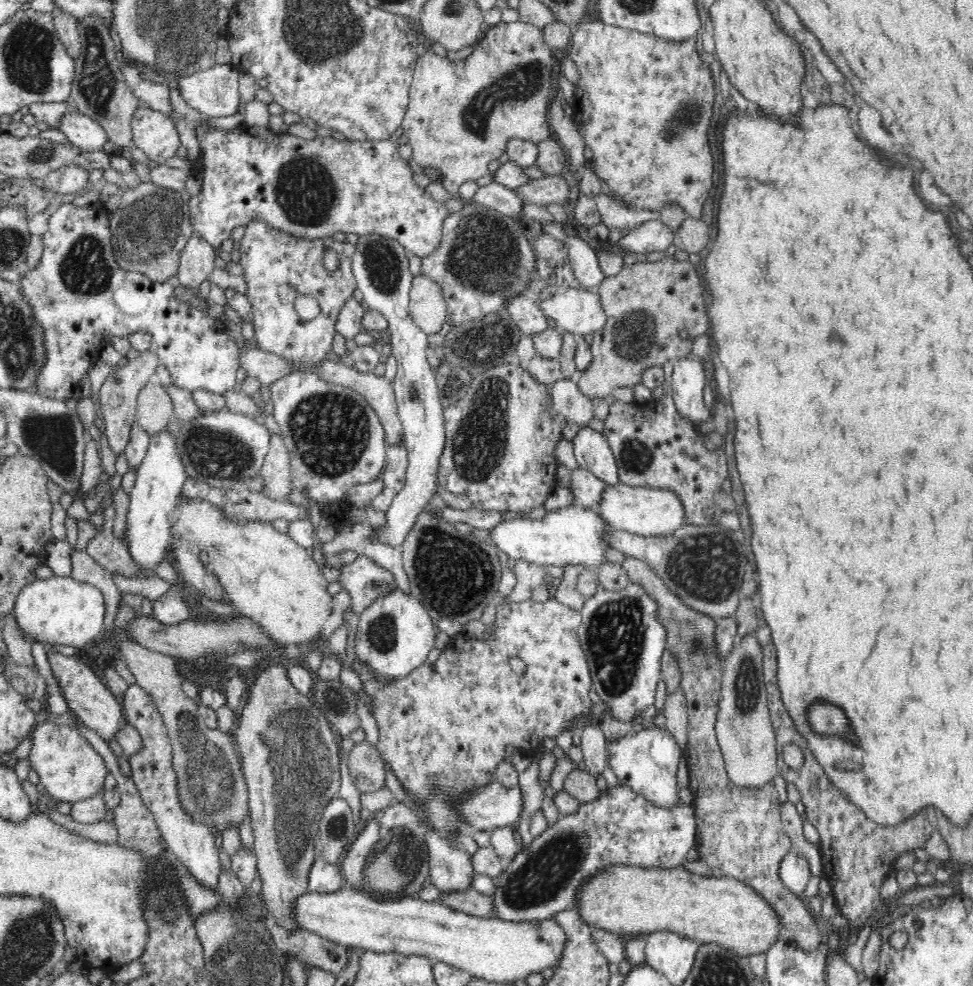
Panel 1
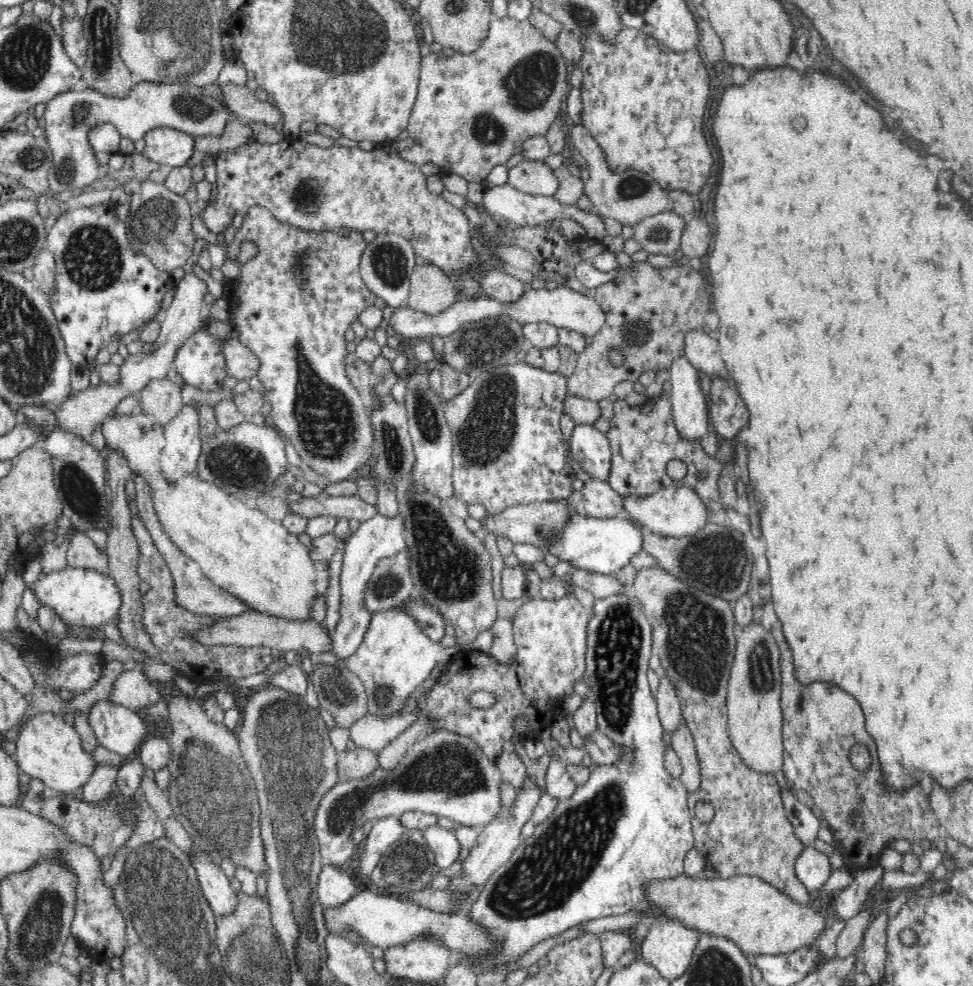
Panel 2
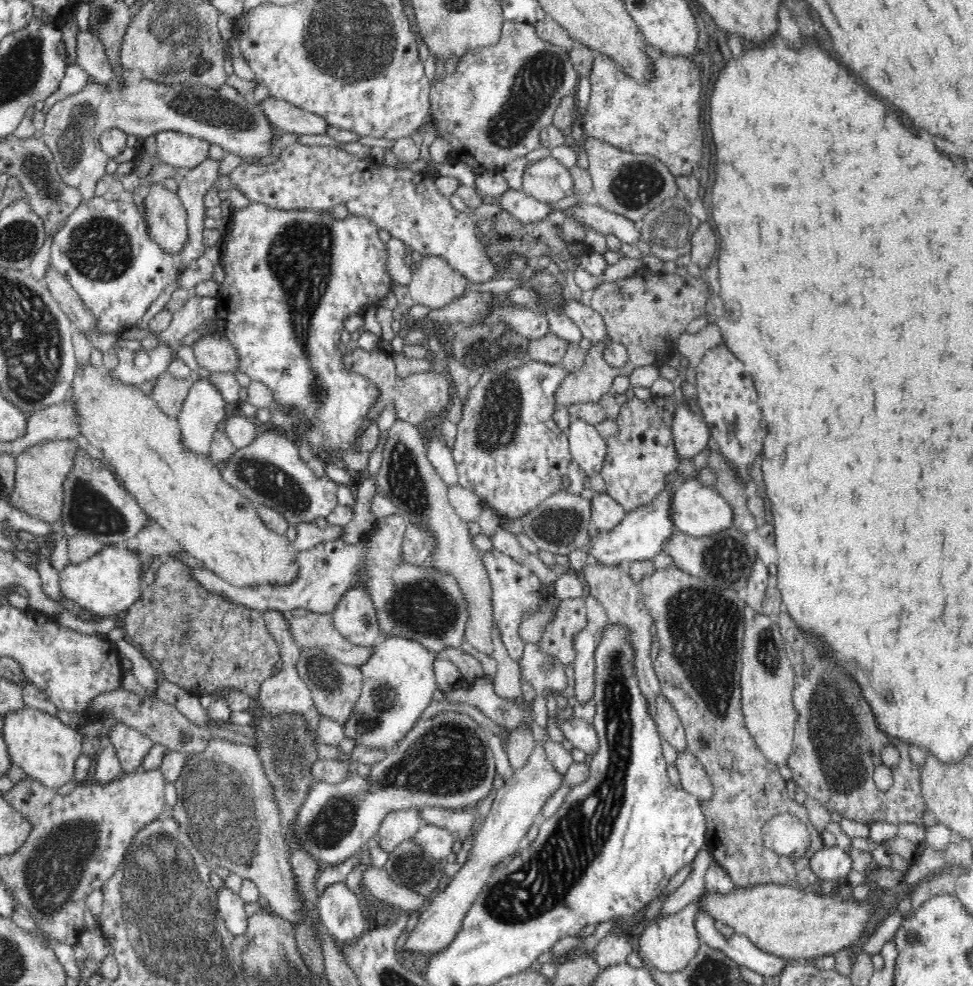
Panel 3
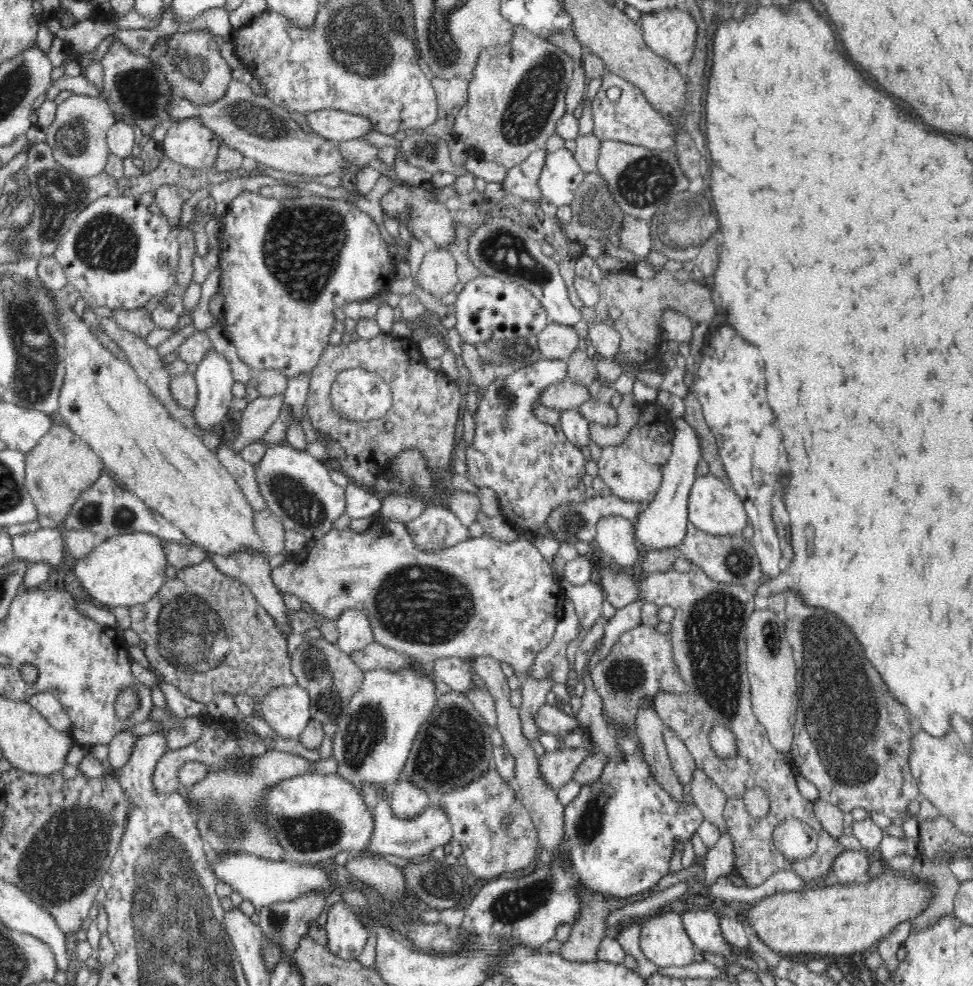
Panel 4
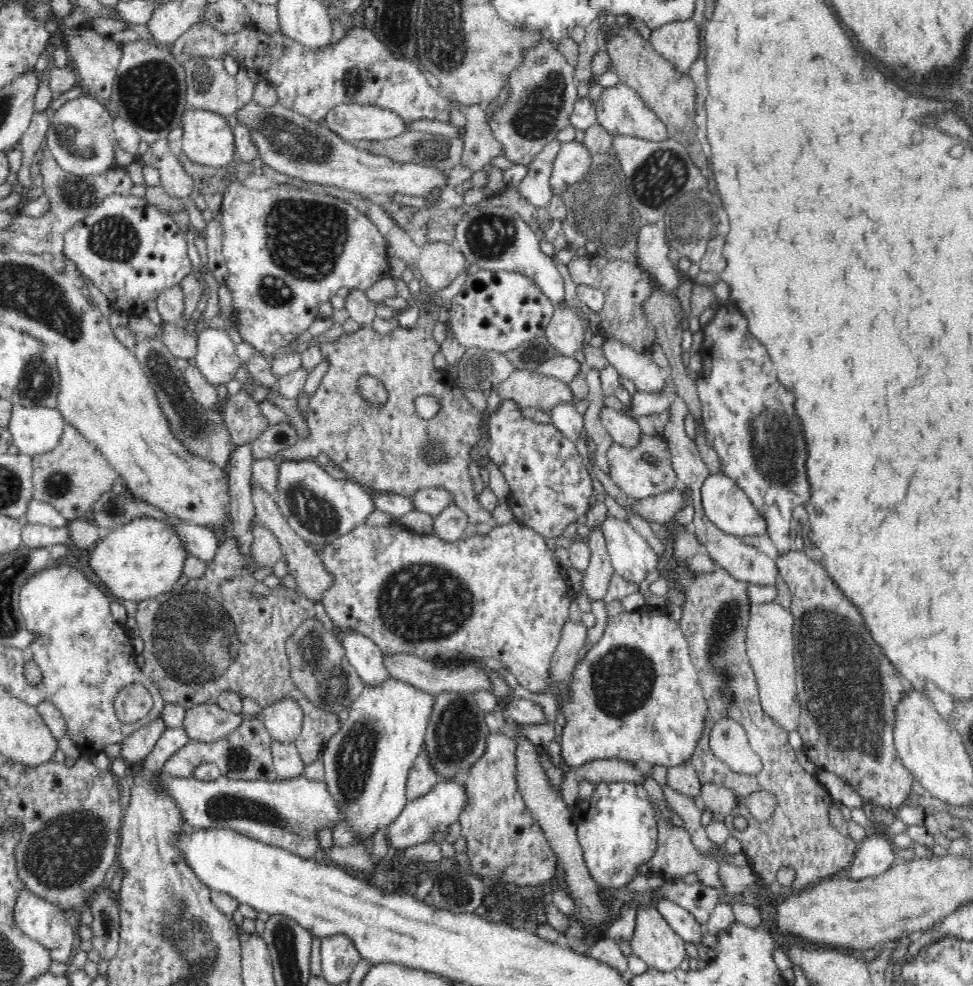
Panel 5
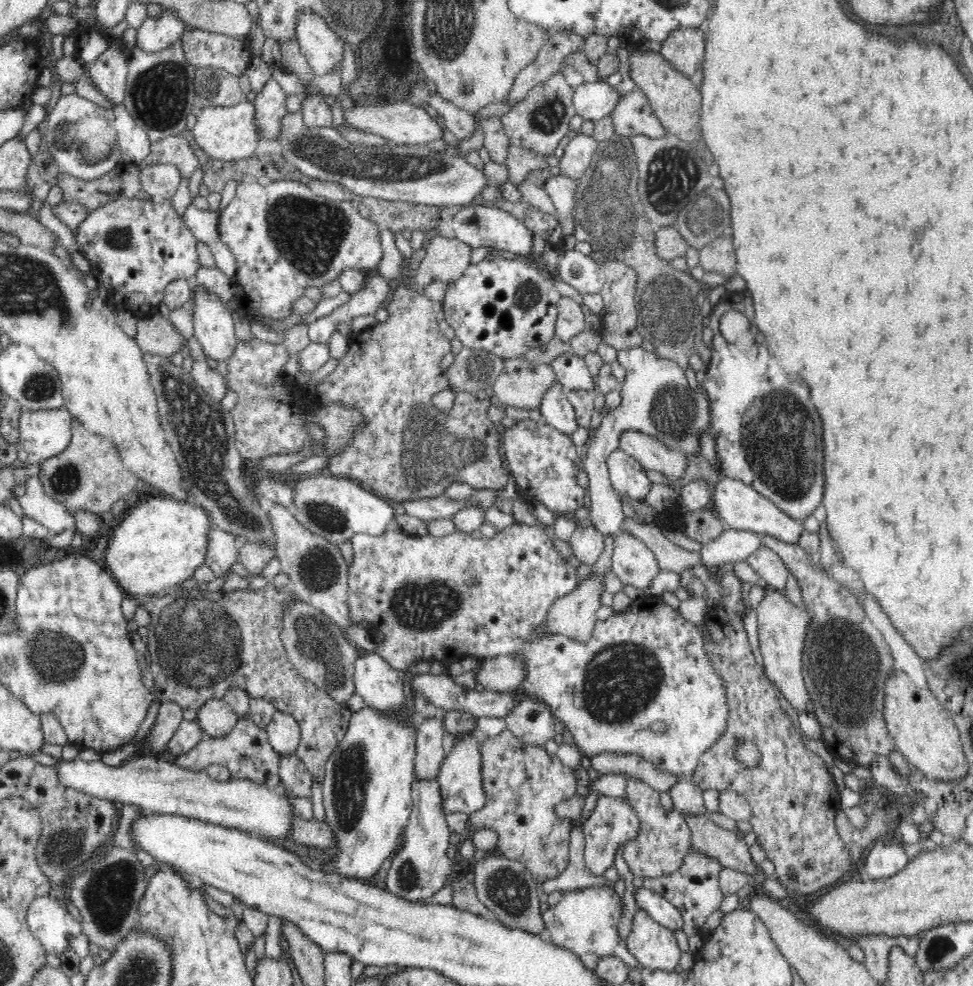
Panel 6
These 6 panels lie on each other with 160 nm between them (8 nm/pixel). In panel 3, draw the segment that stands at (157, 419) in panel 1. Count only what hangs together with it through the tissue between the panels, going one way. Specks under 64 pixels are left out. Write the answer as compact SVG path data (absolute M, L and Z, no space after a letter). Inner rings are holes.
M166 372L157 378L156 386L150 396L156 401L162 412L171 417L178 417L192 386L193 383L188 378L178 380Z

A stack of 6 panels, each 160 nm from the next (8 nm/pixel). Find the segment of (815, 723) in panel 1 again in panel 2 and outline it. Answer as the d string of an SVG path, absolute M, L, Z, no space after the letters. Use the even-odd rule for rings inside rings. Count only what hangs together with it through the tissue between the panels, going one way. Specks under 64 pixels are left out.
M775 622L770 630L781 653L780 670L780 704L783 713L782 738L784 739L783 768L784 776L788 786L792 789L801 789L808 792L813 798L814 805L822 810L823 819L833 833L833 846L843 850L846 857L846 866L852 872L866 868L878 868L878 860L883 850L889 848L890 841L894 839L906 839L912 844L915 842L929 846L930 842L938 839L942 826L936 820L936 815L928 801L924 788L918 783L912 785L902 793L894 793L886 789L880 759L877 758L877 744L864 728L864 714L860 704L856 702L851 694L840 690L838 685L827 681L812 681L802 687L796 681L794 665L792 665L793 654L784 634L780 622ZM864 744L870 750L870 770L858 771L850 763L849 752L852 746Z

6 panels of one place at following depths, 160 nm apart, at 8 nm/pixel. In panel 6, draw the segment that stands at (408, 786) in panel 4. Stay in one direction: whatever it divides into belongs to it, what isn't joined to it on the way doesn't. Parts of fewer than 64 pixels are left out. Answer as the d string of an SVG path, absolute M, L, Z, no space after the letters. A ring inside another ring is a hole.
M440 715L418 723L414 770L416 779L437 778L444 760L444 729Z

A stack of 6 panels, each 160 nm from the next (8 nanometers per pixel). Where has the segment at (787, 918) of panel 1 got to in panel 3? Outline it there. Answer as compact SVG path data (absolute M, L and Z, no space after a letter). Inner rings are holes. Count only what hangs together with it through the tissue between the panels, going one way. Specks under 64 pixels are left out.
M673 567L655 570L655 573L639 579L638 583L643 602L654 619L655 634L660 638L660 652L653 662L653 667L661 684L661 694L674 707L685 729L687 748L703 764L712 783L712 798L700 801L700 809L706 819L705 846L710 849L715 862L726 869L730 879L738 887L750 888L758 884L777 883L808 891L808 886L812 886L817 880L816 873L810 869L810 856L824 848L822 835L810 826L809 852L802 859L793 860L769 849L764 844L761 833L768 820L782 813L797 815L807 823L809 818L805 806L796 803L788 794L786 780L778 771L780 766L764 758L754 737L748 733L745 726L740 701L740 670L743 660L741 651L745 638L744 612L747 607L743 593L712 586Z

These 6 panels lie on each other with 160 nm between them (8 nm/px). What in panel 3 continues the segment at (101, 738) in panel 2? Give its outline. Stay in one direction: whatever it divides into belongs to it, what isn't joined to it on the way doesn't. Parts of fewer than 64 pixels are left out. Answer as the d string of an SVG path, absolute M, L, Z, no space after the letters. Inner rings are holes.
M122 721L113 727L107 742L114 745L124 774L131 774L142 764L154 744L152 738Z

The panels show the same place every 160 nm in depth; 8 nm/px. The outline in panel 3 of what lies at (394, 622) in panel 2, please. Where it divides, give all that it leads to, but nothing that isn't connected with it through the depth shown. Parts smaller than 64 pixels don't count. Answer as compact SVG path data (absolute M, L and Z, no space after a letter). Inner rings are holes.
M386 635L386 640L373 648L373 656L359 667L363 686L352 718L344 725L345 738L390 753L430 706L437 689L433 664L439 658L418 642Z

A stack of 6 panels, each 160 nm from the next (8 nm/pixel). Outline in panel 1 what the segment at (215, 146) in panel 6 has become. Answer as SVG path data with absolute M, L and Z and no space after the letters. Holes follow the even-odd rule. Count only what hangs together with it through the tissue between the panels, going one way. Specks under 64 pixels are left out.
M138 108L132 118L131 132L133 143L148 157L152 165L165 165L168 159L177 156L176 150L181 146L180 136L173 120L168 114L146 108Z

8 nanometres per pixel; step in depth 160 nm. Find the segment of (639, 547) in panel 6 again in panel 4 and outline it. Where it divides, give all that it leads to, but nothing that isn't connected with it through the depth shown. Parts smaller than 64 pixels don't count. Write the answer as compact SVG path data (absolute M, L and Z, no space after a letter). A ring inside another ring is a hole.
M614 514L602 516L596 524L595 542L599 554L614 560L622 570L629 572L638 566L643 550L634 539L633 521Z

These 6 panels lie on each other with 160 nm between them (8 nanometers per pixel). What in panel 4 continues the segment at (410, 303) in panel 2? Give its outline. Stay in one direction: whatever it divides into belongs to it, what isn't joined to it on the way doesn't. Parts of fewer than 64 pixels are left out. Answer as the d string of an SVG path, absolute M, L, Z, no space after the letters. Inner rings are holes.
M447 249L425 253L417 274L421 288L437 299L448 294L458 284L456 260Z

